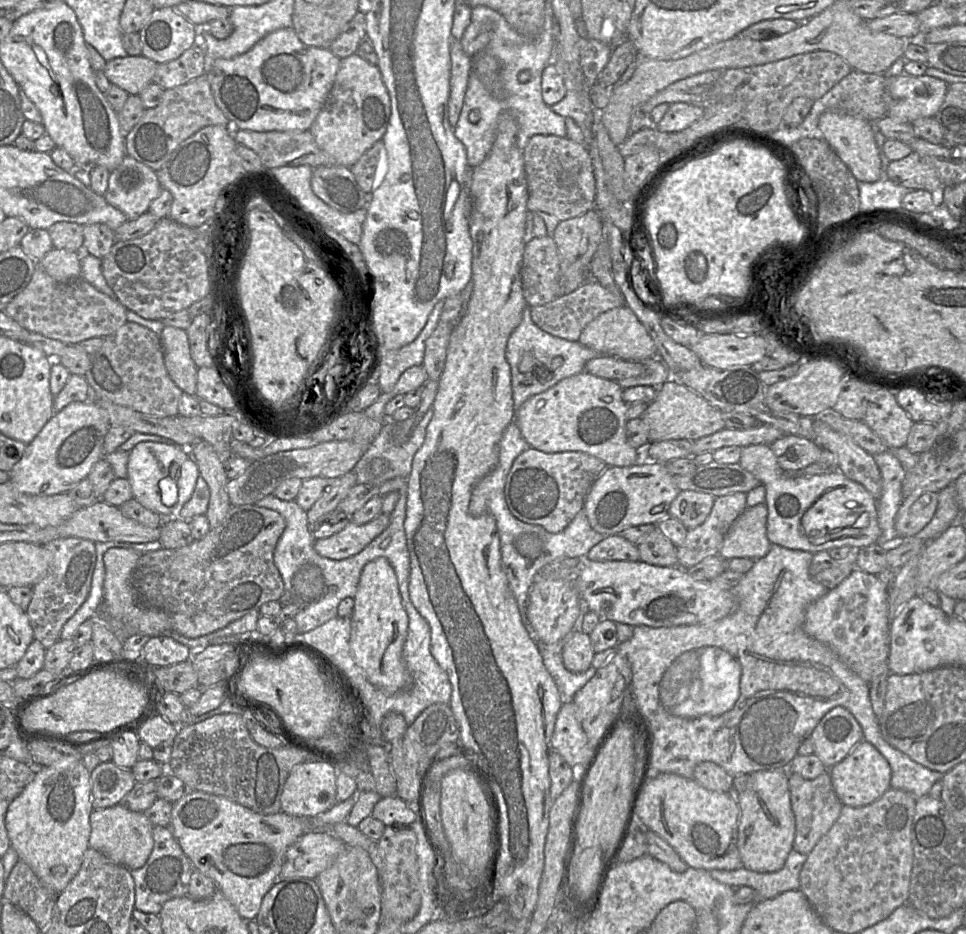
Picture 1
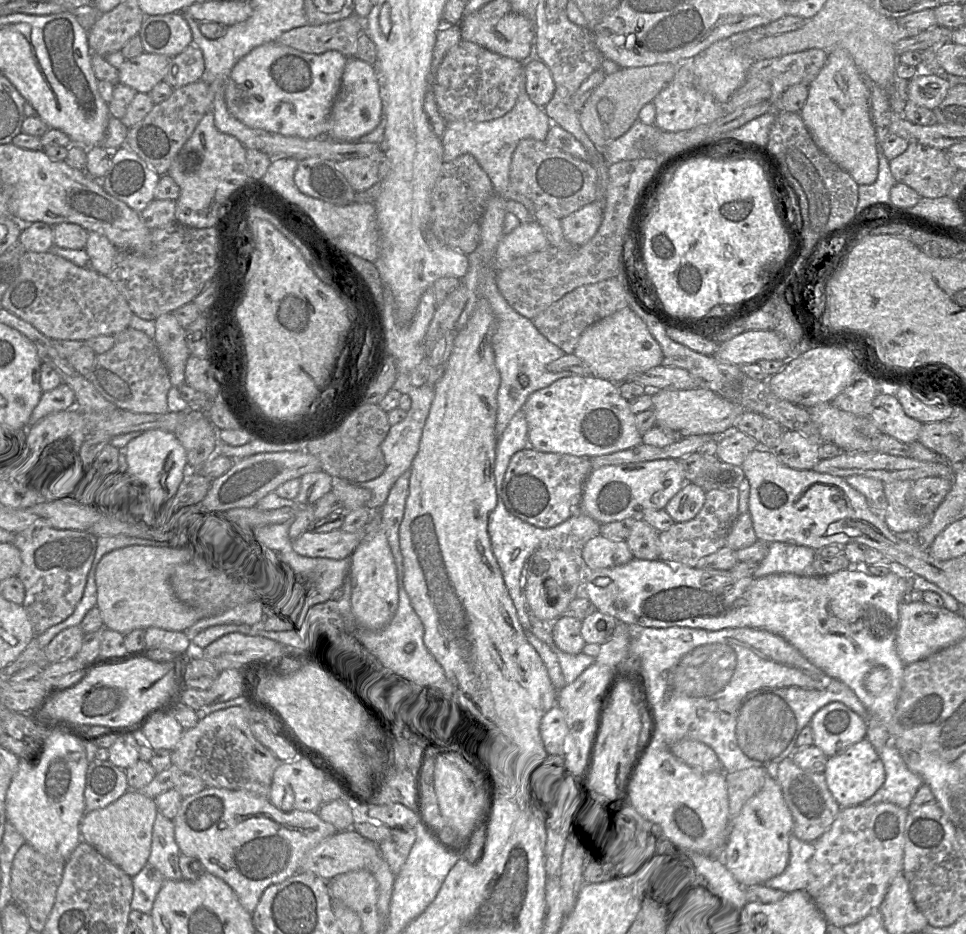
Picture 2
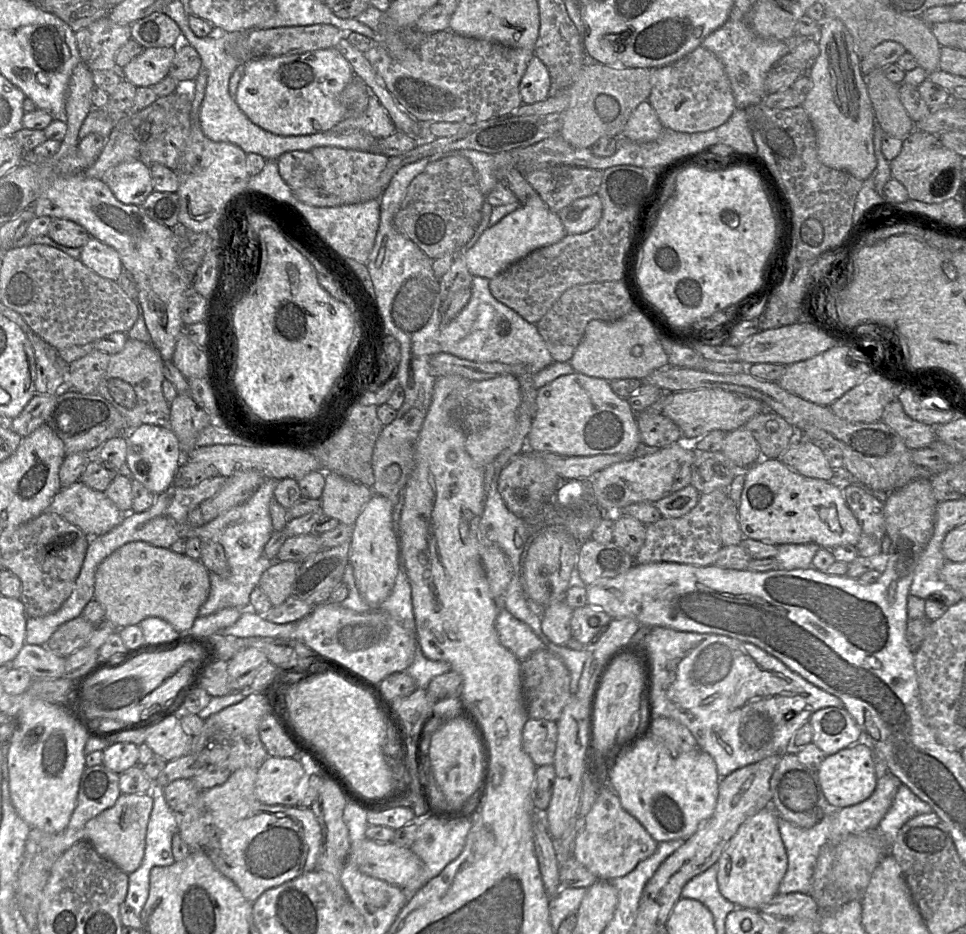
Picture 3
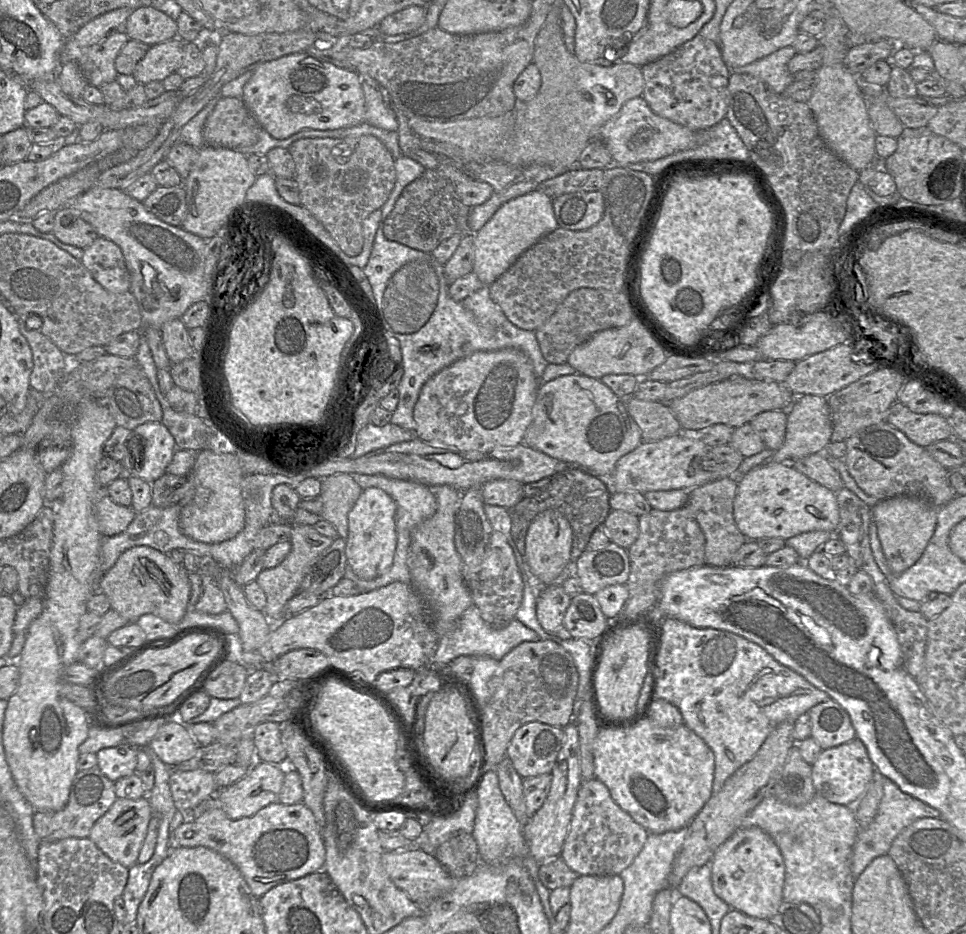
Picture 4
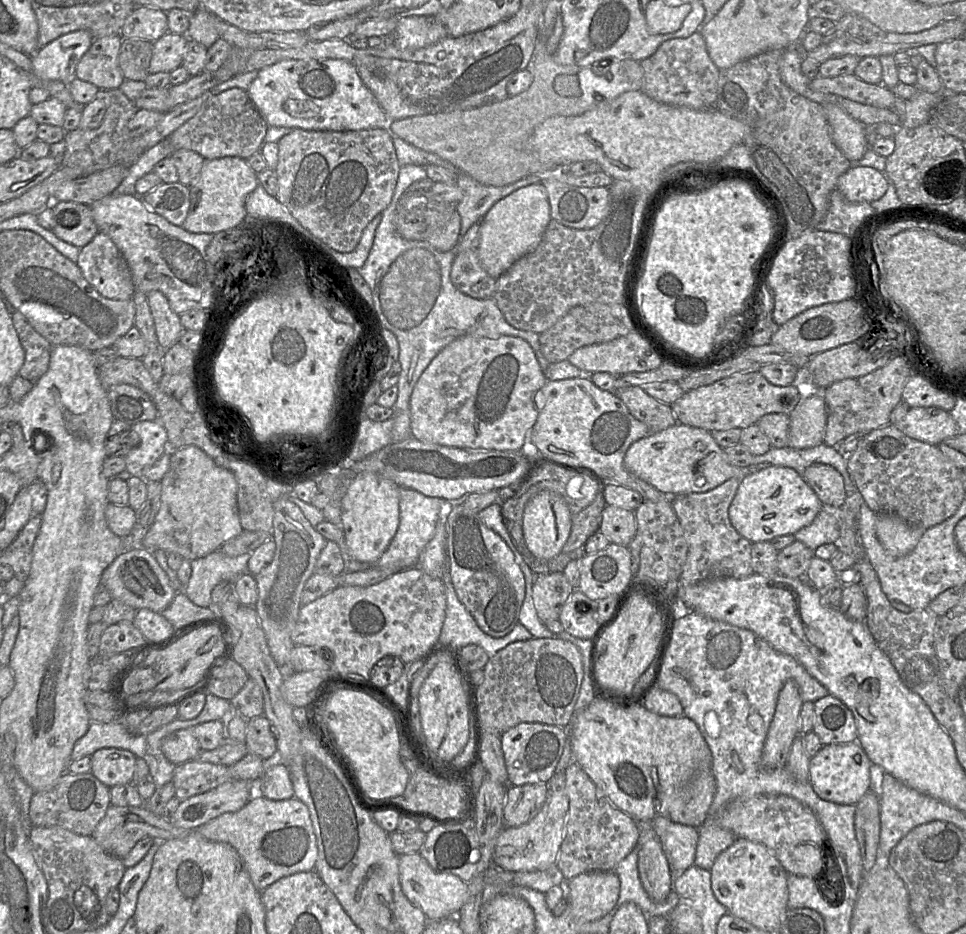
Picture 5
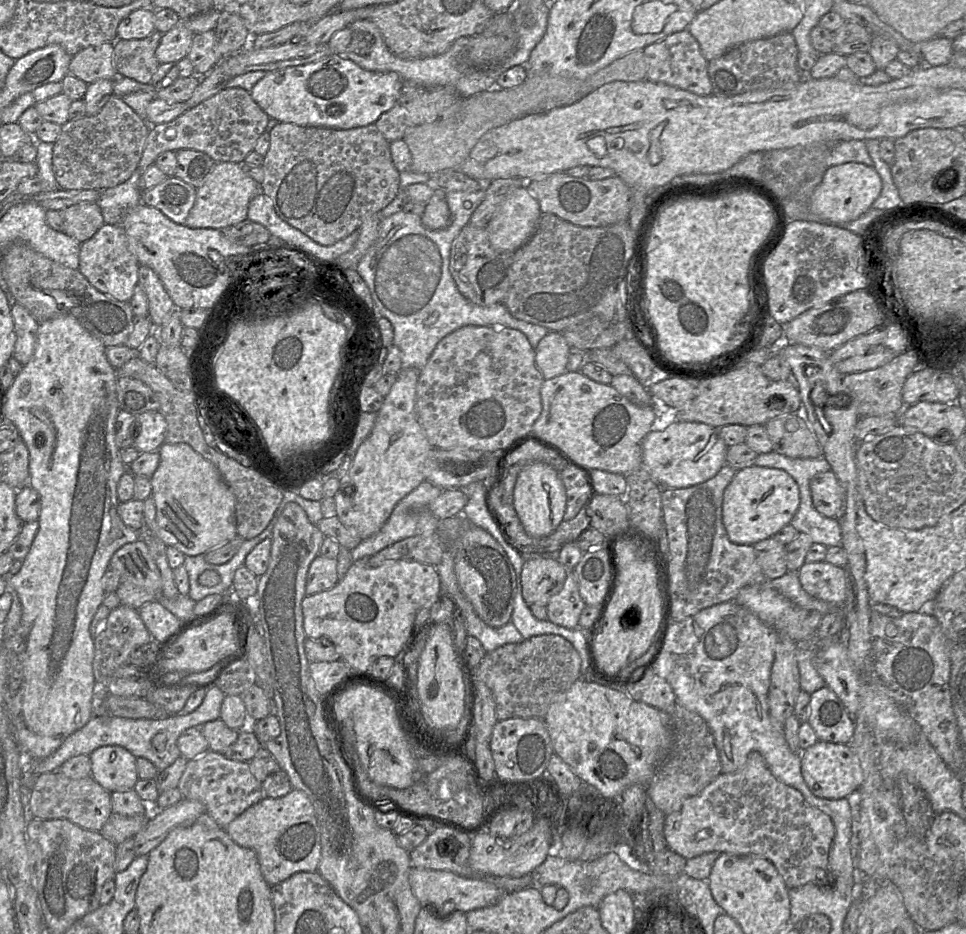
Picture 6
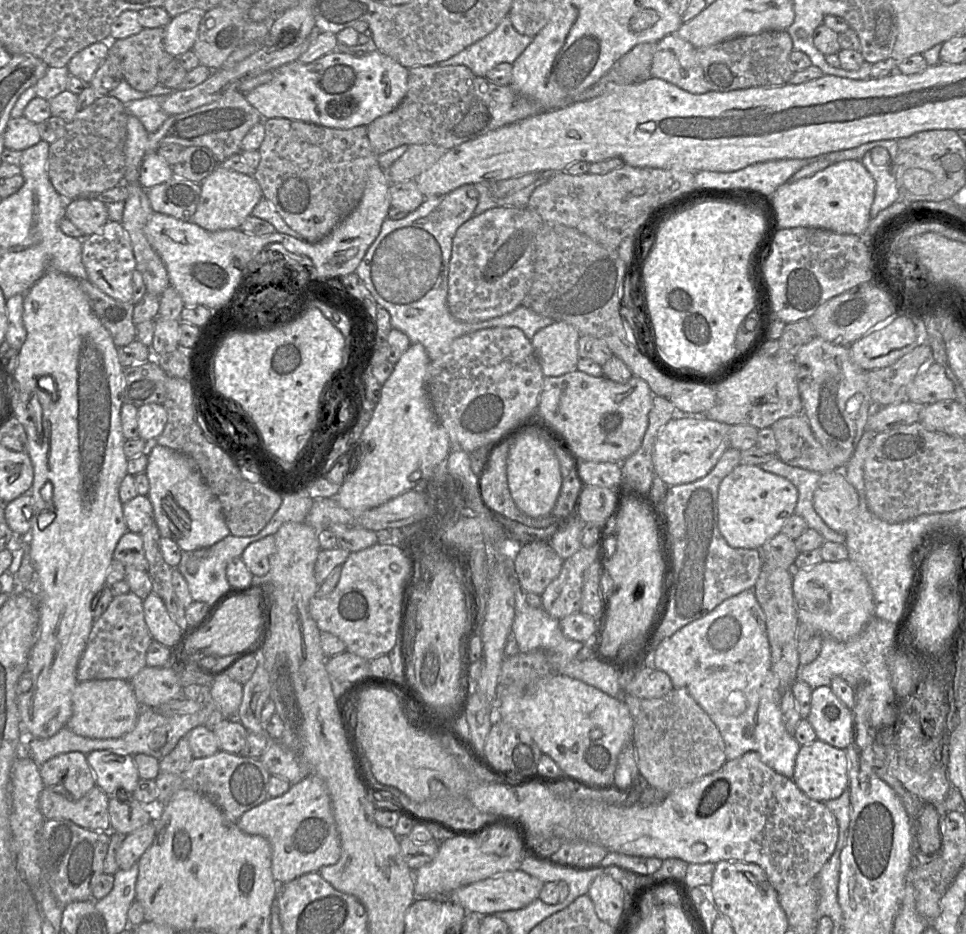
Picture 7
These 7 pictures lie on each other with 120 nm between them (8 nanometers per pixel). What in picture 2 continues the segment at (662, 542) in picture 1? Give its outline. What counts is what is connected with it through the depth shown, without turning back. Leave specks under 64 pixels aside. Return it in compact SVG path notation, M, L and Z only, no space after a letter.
M635 519L626 539L633 557L642 560L659 559L659 532L642 519Z

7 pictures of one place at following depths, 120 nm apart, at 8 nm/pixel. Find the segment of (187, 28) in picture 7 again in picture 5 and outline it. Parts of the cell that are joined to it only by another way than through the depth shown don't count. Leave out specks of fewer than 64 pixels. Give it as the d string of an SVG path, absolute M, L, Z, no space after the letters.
M167 32L153 42L149 74L168 72L181 66L185 58L188 38L185 35Z

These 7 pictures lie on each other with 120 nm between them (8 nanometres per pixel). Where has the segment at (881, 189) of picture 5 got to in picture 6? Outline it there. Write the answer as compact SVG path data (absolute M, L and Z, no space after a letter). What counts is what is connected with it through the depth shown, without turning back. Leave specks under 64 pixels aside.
M849 162L828 167L809 198L810 212L818 217L818 221L812 222L833 225L851 222L870 209L881 188L881 179L873 166Z

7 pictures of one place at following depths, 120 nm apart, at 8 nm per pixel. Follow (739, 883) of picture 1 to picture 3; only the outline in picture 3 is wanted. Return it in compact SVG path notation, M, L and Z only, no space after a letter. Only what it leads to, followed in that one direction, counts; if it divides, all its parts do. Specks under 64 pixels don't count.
M830 810L816 825L808 829L778 818L779 833L787 855L787 870L778 887L779 894L810 894L817 857L829 838L832 811Z

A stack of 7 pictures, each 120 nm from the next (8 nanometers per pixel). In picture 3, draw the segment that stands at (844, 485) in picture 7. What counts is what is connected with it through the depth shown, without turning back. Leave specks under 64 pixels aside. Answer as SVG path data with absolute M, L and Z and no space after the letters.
M793 429L791 443L777 459L790 470L805 477L833 481L834 469L823 449L805 439L800 429Z

